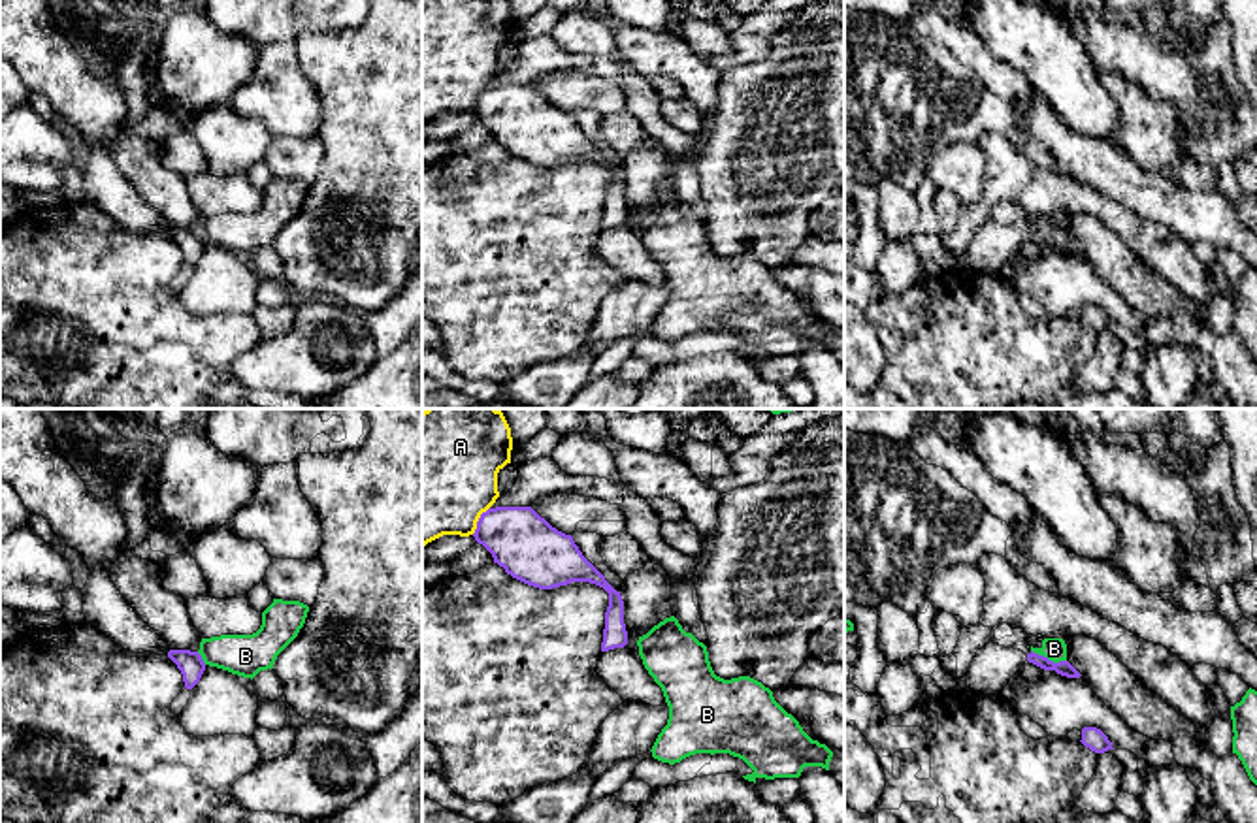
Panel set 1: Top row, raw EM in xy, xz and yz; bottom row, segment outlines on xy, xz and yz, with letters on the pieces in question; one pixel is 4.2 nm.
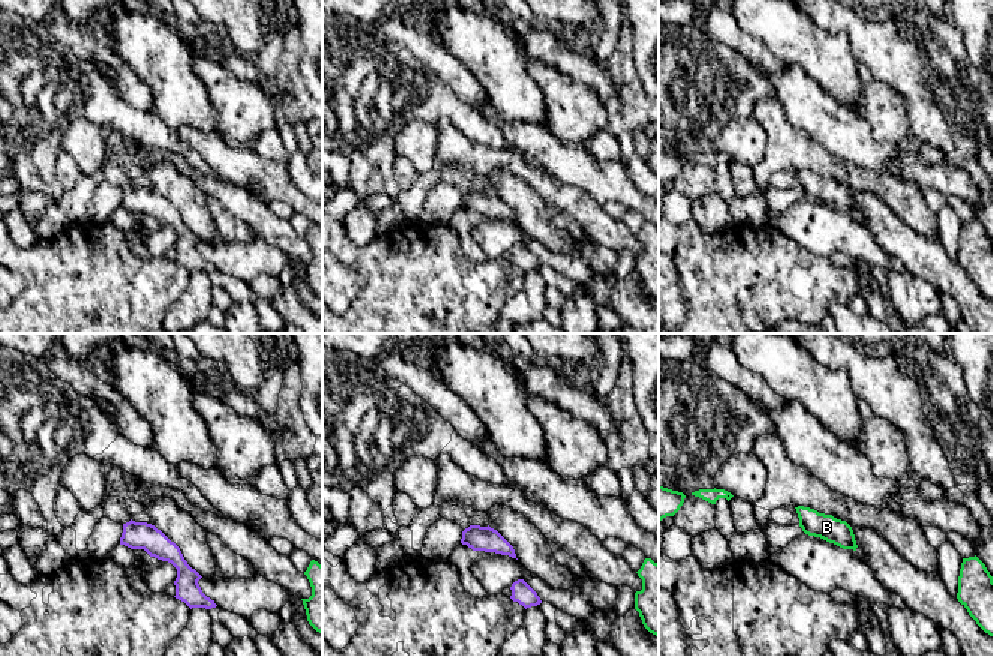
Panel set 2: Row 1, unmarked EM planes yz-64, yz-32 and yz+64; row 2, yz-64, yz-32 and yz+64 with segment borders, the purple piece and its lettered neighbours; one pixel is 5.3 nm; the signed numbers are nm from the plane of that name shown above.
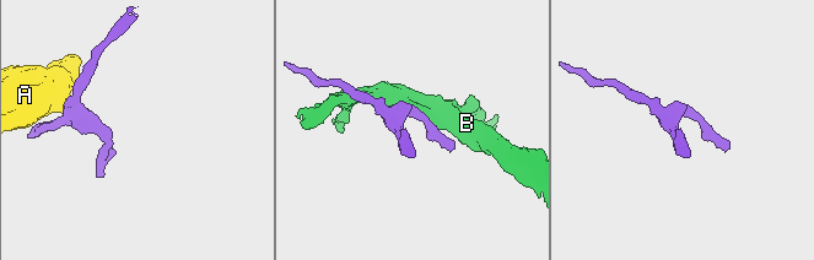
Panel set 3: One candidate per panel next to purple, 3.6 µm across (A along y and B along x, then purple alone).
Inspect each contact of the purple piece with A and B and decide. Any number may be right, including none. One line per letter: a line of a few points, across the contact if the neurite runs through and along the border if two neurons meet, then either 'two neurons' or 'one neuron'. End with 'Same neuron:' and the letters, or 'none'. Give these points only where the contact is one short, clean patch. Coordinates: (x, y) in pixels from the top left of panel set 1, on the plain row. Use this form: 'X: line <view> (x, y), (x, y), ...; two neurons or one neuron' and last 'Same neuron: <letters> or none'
A: line xz (489, 85), (472, 112); two neurons
B: line yz (1031, 228), (1054, 240), (1065, 240); two neurons
Same neuron: none

